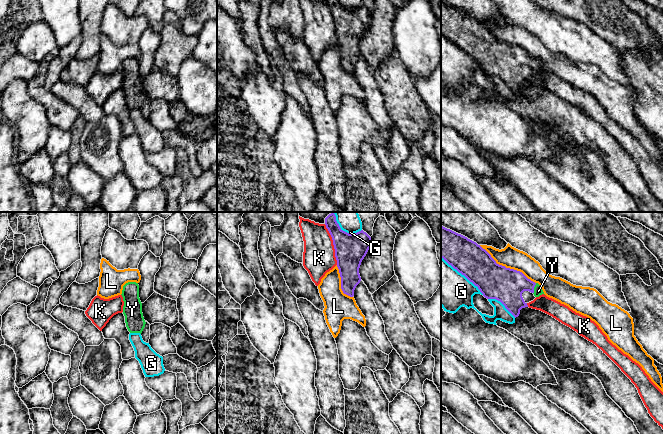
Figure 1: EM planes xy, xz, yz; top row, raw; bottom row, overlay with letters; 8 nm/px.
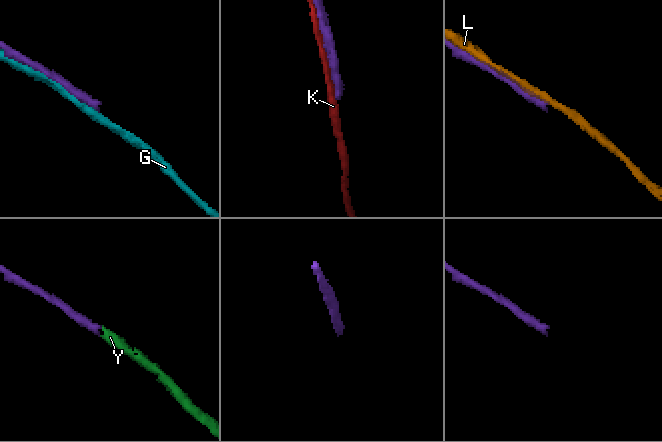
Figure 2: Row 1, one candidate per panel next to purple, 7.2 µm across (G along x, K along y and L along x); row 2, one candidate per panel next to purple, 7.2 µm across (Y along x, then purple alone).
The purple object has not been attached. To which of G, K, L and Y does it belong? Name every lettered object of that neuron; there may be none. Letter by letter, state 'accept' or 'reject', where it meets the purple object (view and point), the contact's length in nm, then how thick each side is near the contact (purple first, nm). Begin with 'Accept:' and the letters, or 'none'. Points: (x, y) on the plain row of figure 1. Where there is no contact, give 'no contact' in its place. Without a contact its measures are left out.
Accept: Y
G: reject; meets purple in yz at (463, 50); contact 460 nm long; 280 nm thick on the purple side, 340 nm on the other
K: reject; meets purple in xz at (333, 20); contact 340 nm long; 260 nm thick on the purple side, 260 nm on the other
L: reject; meets purple in yz at (507, 44); contact 550 nm long; 280 nm thick on the purple side, 170 nm on the other
Y: accept; meets purple in yz at (533, 64); contact 90 nm long; 280 nm thick on the purple side, 70 nm on the other

